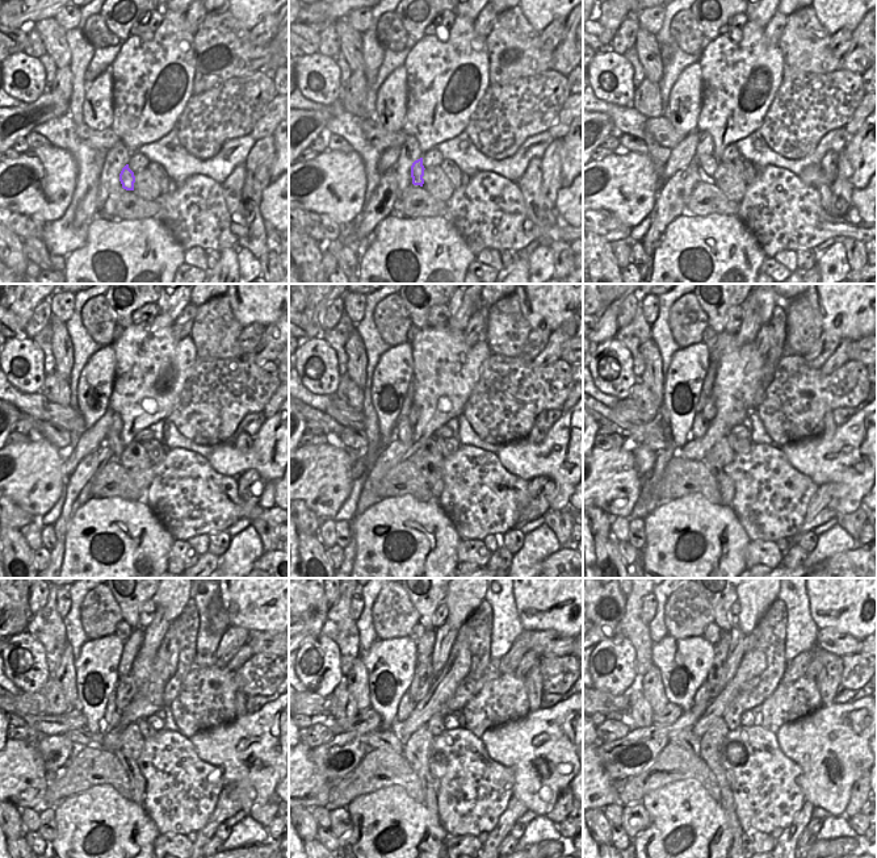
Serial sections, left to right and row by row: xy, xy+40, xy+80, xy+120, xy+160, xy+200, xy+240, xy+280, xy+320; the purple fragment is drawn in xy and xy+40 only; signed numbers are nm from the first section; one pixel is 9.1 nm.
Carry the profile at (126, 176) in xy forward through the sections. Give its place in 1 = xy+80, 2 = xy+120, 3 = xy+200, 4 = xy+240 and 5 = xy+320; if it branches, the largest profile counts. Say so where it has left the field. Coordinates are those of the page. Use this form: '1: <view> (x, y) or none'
1: xy+80 (708, 164)
2: xy+120 (114, 443)
3: xy+200 (700, 425)
4: xy+240 (112, 714)
5: xy+320 (703, 697)

